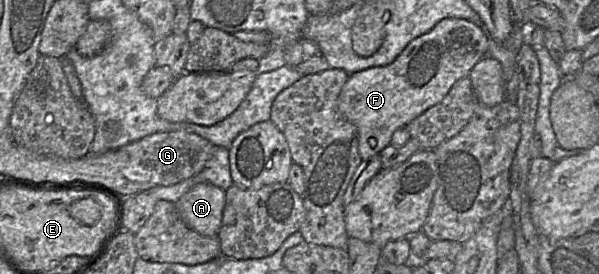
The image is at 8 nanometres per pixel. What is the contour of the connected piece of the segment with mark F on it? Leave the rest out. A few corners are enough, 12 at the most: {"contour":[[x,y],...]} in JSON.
{"contour":[[445,18],[338,98],[362,160],[439,103],[489,37]]}

